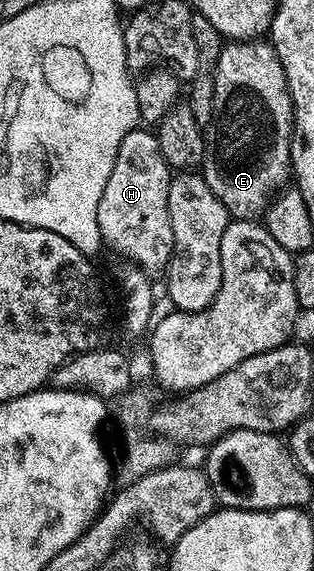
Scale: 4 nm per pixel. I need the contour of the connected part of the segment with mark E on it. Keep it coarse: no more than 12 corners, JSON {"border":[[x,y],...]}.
{"border":[[266,41],[214,70],[200,173],[235,220],[292,175],[294,102]]}

